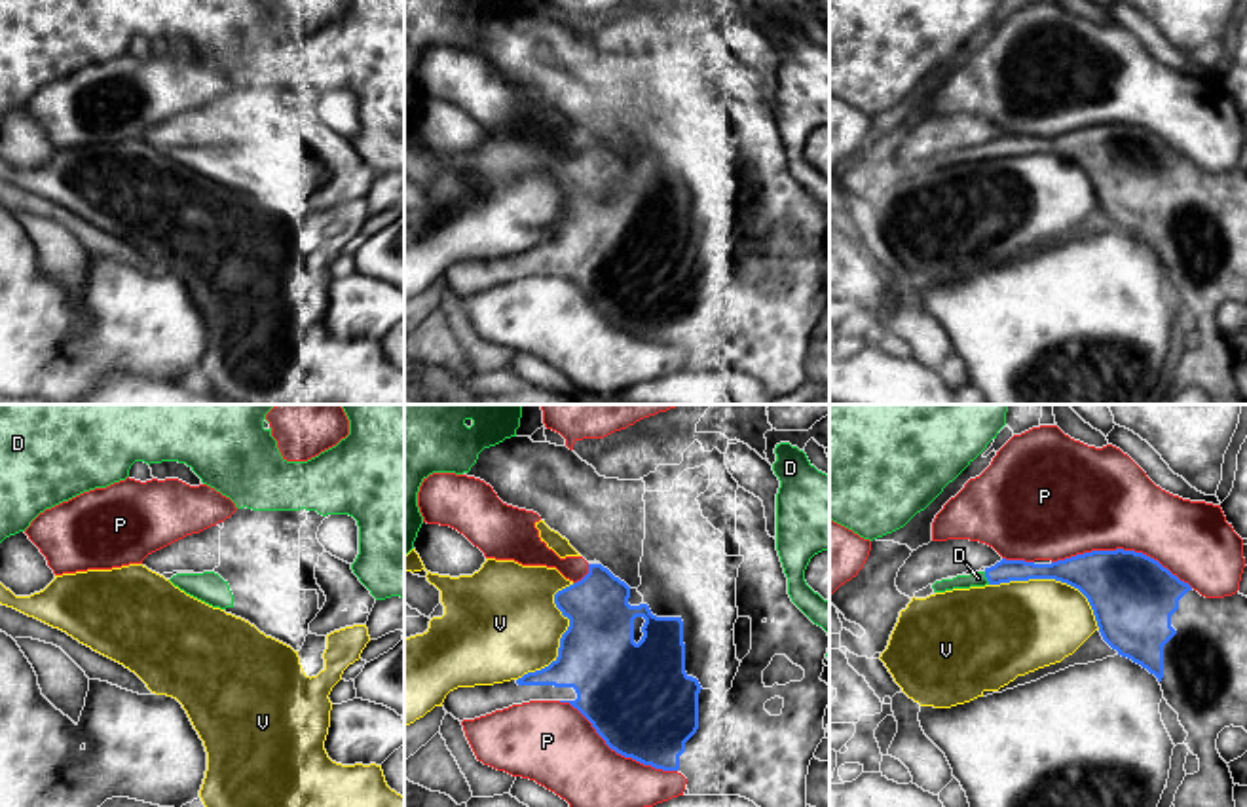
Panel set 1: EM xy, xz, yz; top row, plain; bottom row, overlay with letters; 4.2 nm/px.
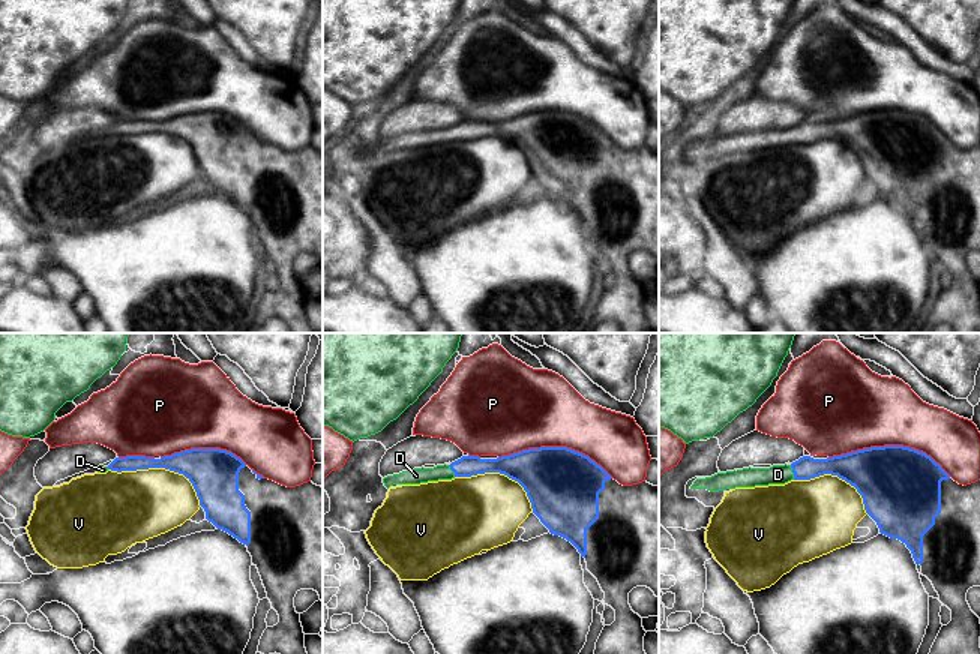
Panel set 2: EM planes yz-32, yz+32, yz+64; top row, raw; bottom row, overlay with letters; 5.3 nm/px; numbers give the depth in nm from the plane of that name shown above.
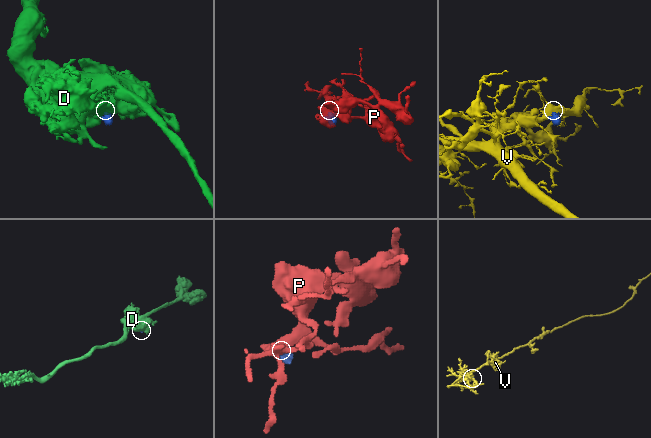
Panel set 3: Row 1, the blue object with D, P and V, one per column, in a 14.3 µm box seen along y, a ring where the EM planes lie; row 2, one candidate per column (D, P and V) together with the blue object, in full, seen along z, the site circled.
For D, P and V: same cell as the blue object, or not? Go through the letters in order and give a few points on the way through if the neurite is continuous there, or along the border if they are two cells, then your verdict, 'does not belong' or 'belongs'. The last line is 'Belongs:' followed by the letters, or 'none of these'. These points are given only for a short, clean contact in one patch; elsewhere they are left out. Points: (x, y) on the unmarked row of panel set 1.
D: along yz (984, 147), (989, 158) | does not belong
P: does not belong
V: does not belong
Belongs: none of these

